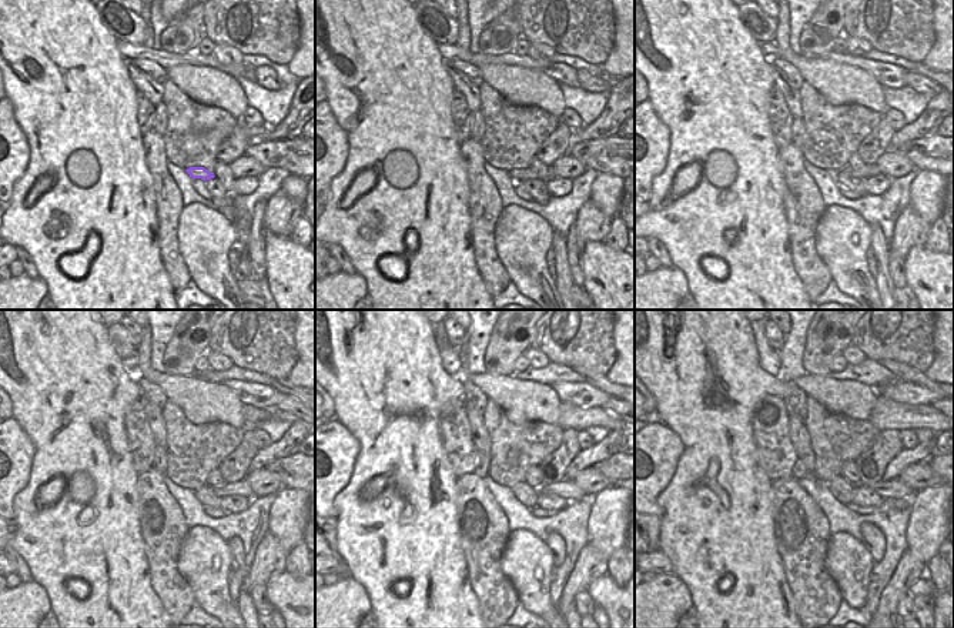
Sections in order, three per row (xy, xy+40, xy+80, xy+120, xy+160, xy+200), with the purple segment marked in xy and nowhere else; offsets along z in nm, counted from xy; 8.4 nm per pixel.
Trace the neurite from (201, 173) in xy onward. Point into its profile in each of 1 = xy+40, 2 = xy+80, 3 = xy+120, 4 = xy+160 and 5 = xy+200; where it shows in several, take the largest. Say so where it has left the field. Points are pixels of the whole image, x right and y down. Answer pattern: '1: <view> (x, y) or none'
1: xy+40 (516, 174)
2: xy+80 (870, 170)
3: xy+120 (231, 488)
4: xy+160 (569, 490)
5: xy+200 (894, 488)

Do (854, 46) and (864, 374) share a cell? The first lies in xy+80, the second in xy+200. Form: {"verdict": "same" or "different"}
{"verdict": "different"}

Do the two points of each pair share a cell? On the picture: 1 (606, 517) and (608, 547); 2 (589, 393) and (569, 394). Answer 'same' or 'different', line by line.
1: same
2: same

